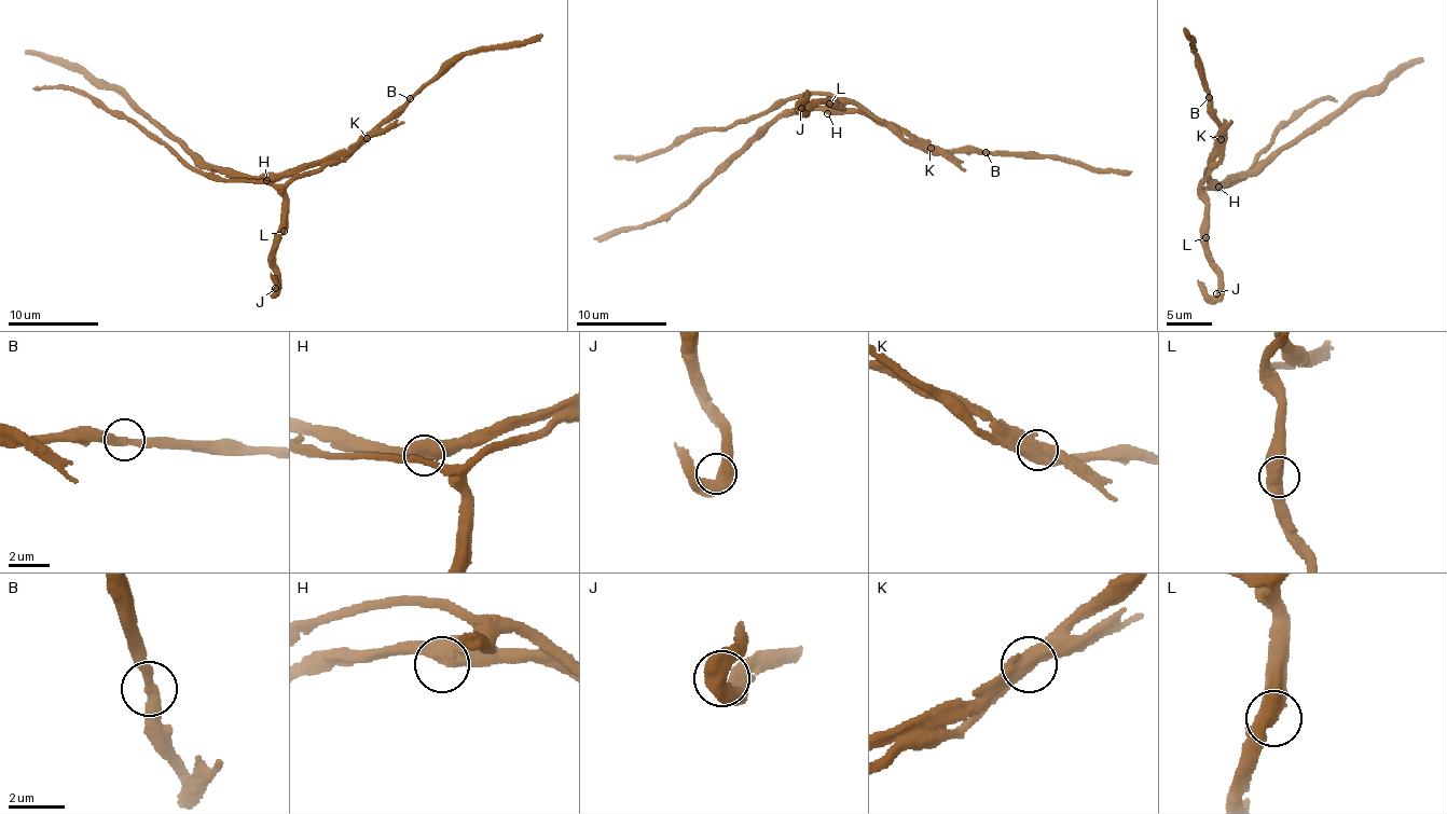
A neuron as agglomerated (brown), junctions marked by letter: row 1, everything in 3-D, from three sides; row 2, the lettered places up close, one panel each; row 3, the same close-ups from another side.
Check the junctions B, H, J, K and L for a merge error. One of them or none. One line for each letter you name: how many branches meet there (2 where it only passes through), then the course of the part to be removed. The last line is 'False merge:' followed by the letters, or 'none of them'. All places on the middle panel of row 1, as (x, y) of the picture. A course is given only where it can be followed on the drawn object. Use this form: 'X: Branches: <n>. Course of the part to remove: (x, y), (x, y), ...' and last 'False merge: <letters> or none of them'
K: Branches: 2. Course of the part to remove: (931, 148), (855, 111), (821, 107), (785, 110), (727, 159), (687, 202), (644, 226), (615, 230), (595, 239)
False merge: K

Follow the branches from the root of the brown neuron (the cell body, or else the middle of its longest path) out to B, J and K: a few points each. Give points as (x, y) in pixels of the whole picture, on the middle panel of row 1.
B: (829, 109), (856, 109), (945, 150), (986, 151)
J: (829, 109), (856, 106), (817, 104), (808, 111), (801, 108)
K: (829, 109), (856, 109), (909, 132), (931, 148)

